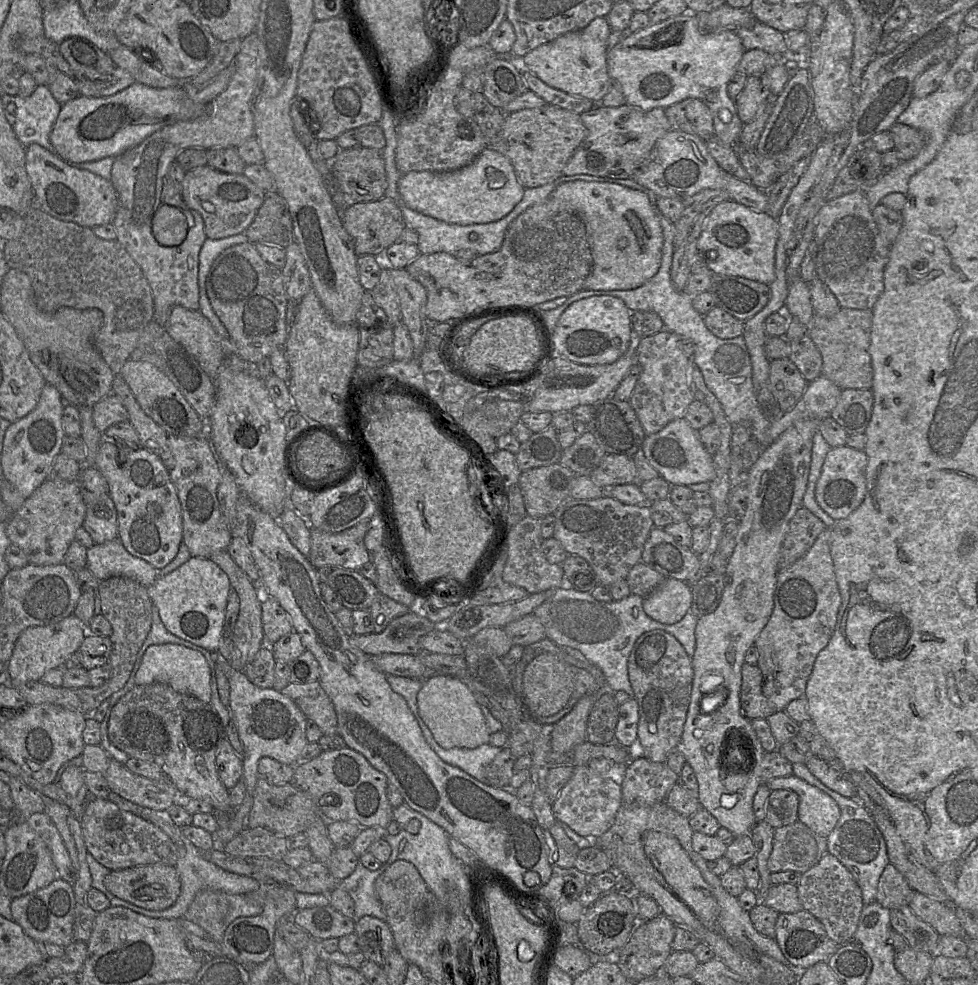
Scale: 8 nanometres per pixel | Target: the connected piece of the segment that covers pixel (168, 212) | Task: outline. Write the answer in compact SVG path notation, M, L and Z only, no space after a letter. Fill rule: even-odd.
M161 205L153 217L152 232L160 245L179 246L187 236L187 219L178 208L171 205Z

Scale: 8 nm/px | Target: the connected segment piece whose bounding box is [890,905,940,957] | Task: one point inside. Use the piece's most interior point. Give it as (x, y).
(919, 935)

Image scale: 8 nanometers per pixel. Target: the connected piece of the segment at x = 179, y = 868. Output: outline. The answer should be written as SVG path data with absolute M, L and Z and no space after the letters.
M114 793L113 803L115 803L122 810L129 811L159 827L164 831L168 837L173 841L177 849L177 862L175 865L176 871L180 879L180 895L177 898L176 902L164 910L146 910L144 908L138 907L134 904L131 904L127 901L124 901L112 893L110 893L105 887L103 881L104 878L111 872L108 868L100 864L90 853L87 852L86 862L88 864L91 877L92 877L92 888L95 888L105 896L114 902L114 907L123 907L127 908L135 913L141 914L143 916L153 918L153 919L178 919L184 917L187 909L195 898L196 894L205 889L222 891L227 894L247 894L254 891L258 891L261 888L261 885L254 879L234 874L228 871L223 870L219 866L210 862L204 853L202 853L197 847L195 847L182 833L182 828L177 826L169 816L166 810L154 810L146 808L135 804L127 799L122 798L118 794Z

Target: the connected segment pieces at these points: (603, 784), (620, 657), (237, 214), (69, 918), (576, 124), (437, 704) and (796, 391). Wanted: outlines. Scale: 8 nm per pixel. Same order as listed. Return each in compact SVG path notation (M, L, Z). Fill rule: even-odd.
M583 765L573 769L572 776L552 804L552 813L556 823L567 825L580 836L596 839L613 825L621 805L621 778L600 776Z
M564 584L551 592L533 612L545 628L546 637L554 642L578 649L605 677L603 690L624 691L630 698L634 692L628 677L628 657L637 639L652 630L672 634L685 648L690 658L696 649L695 630L698 617L691 612L675 624L664 624L649 617L643 609L644 598L630 594L622 600L597 601L589 592L581 592Z
M204 165L184 173L181 196L189 209L201 215L206 237L216 240L244 233L262 205L265 191L243 174L227 174Z
M61 878L46 887L11 900L13 921L38 944L52 943L66 948L73 941L73 925L76 919L76 901L73 887Z
M546 104L505 115L503 126L490 147L506 156L524 188L546 185L562 176L574 151L587 136L580 114Z
M433 675L423 681L417 696L419 714L435 741L444 749L474 749L488 744L490 731L469 687L457 677Z
M790 358L770 361L768 384L782 412L791 411L803 396L809 382Z

